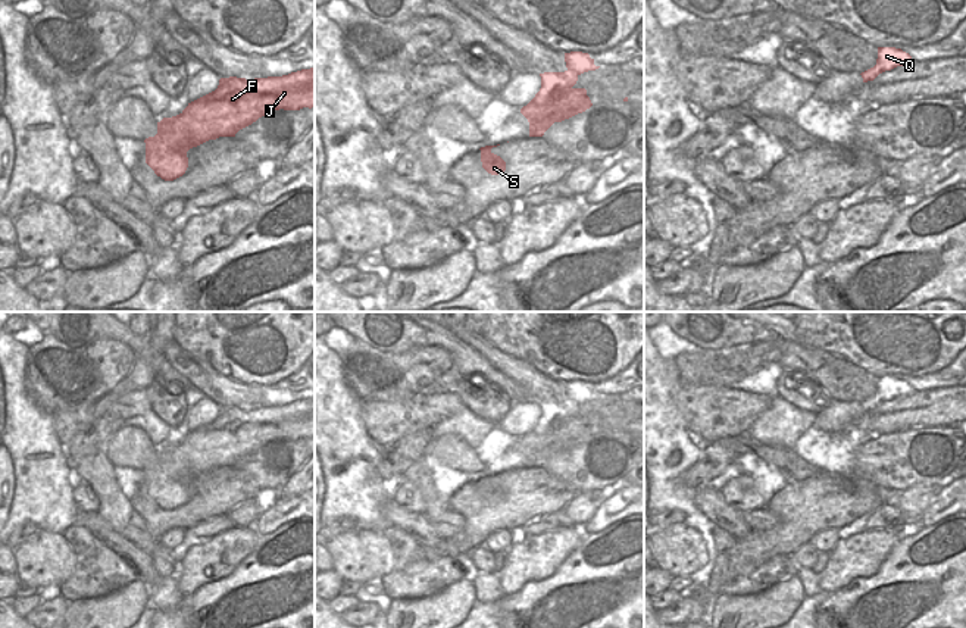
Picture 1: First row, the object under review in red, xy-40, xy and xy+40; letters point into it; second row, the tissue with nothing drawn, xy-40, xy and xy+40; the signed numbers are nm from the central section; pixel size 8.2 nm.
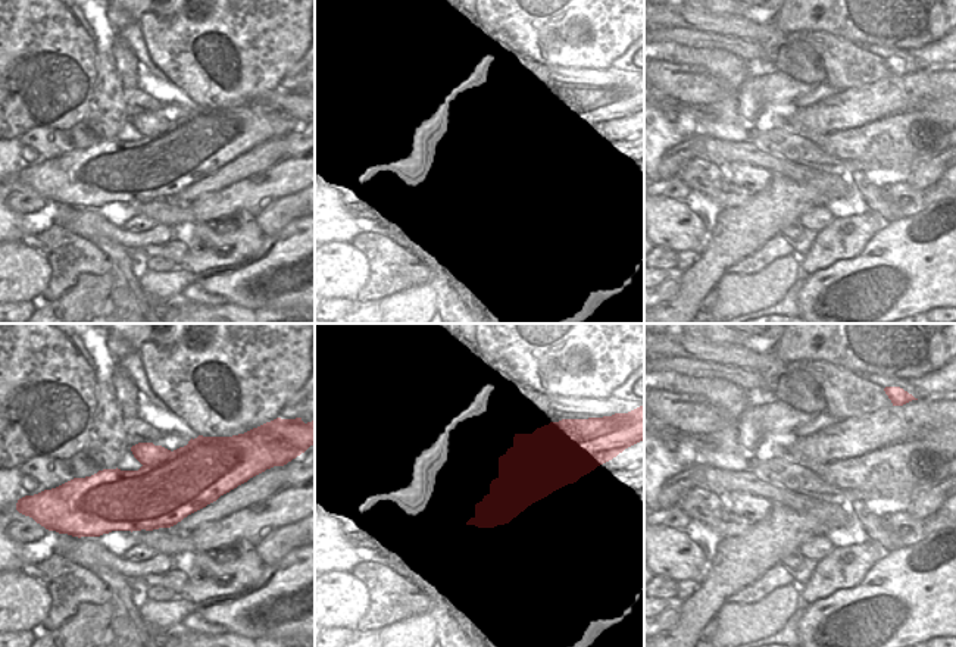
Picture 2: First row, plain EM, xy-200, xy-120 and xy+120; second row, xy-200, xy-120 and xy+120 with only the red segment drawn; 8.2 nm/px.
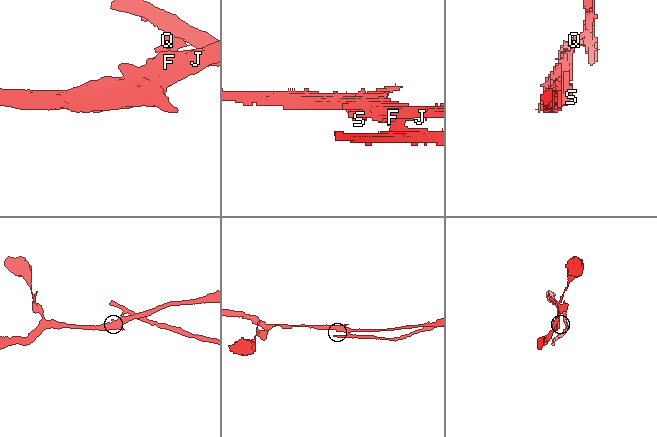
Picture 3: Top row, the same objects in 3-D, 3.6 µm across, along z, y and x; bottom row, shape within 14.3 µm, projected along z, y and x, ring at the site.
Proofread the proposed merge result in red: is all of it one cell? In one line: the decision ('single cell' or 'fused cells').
fused cells

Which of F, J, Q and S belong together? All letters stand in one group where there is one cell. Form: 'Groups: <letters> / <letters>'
Groups: F J S / Q

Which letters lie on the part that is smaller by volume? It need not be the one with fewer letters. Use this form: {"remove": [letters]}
{"remove": ["Q"]}

